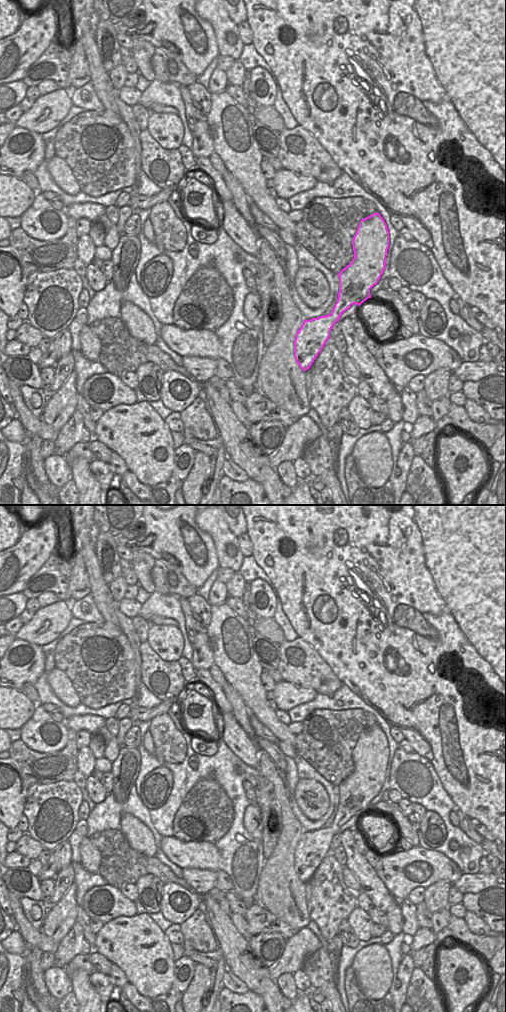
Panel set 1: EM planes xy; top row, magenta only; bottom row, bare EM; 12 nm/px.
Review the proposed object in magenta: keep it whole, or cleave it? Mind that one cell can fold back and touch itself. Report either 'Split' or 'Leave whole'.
Leave whole

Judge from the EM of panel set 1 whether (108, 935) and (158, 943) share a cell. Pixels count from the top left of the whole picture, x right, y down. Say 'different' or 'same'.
same

